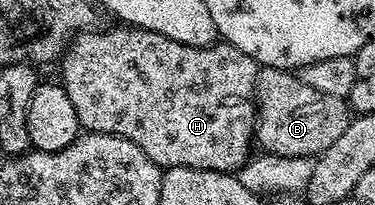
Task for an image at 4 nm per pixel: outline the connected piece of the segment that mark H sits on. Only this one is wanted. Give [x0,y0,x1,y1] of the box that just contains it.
[60,26,260,173]

